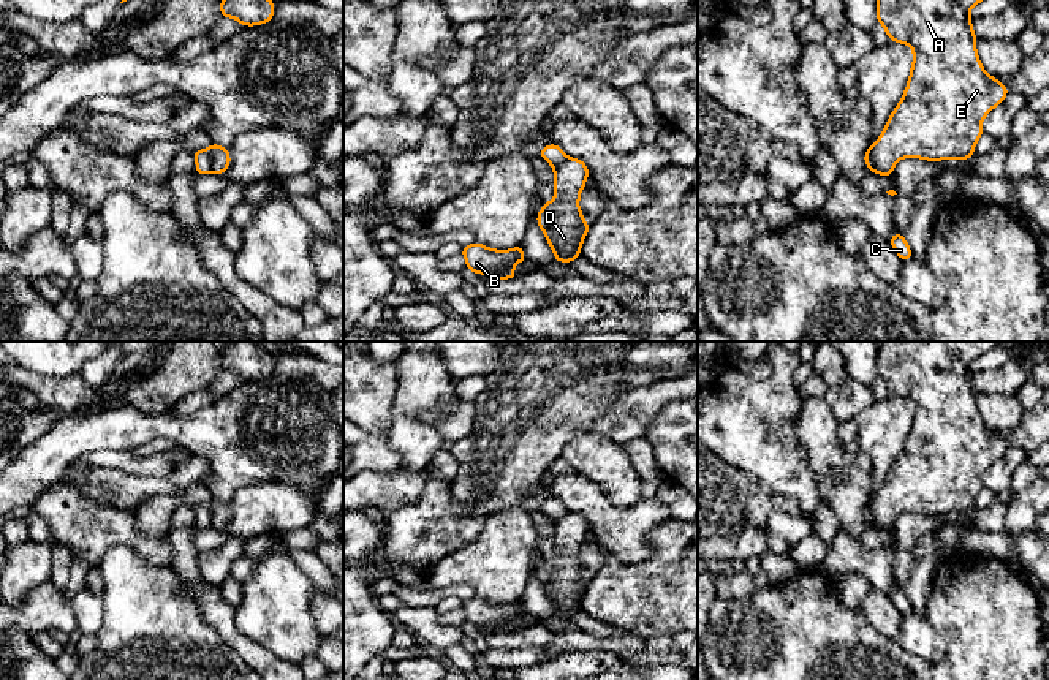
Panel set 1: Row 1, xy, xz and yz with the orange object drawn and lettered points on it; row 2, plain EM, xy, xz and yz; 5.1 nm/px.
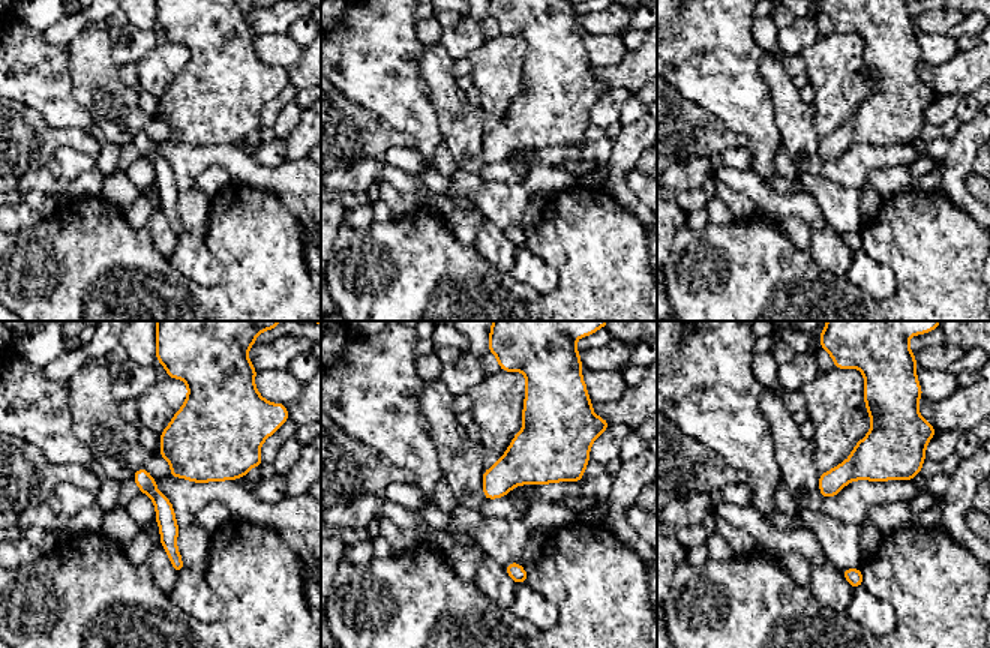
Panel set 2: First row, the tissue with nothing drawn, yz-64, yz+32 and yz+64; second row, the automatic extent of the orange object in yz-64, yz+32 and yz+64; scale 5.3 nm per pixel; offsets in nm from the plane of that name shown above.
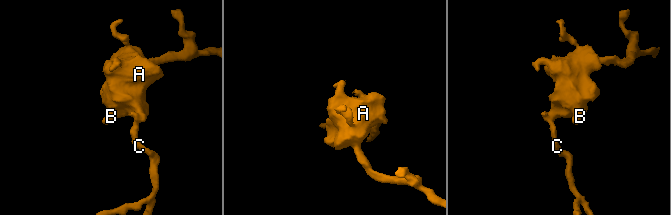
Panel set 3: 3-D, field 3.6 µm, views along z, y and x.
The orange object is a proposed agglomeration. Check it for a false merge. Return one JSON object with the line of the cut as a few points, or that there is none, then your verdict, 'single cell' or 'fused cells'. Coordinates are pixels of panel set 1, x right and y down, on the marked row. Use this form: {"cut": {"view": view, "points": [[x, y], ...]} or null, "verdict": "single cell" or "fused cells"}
{"cut": {"view": "xy", "points": [[206, 149], [212, 171]]}, "verdict": "fused cells"}

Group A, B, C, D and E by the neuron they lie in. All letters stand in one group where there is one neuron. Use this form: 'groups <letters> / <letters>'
groups A B D E / C

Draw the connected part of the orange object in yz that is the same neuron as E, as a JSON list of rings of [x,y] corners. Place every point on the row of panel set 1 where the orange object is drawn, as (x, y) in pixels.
[[[877,0],[877,21],[889,41],[908,44],[913,63],[902,100],[880,138],[869,145],[873,171],[892,174],[902,158],[970,160],[984,133],[981,122],[1009,90],[987,74],[976,51],[970,9],[983,0]]]

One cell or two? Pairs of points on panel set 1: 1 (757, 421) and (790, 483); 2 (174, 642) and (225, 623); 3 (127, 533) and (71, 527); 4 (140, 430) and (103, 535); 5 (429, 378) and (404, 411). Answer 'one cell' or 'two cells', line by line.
1: one cell
2: two cells
3: one cell
4: two cells
5: one cell

